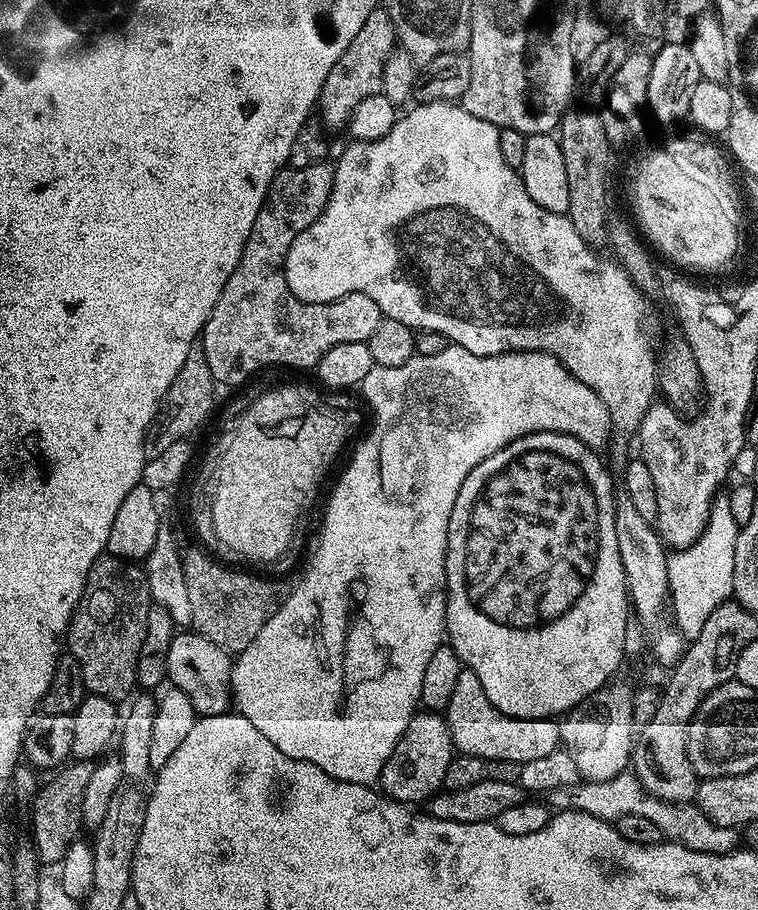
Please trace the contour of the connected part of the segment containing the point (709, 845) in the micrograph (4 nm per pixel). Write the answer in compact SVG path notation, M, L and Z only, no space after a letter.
M630 770L619 772L617 776L609 780L590 780L581 783L573 792L566 788L559 788L547 793L546 800L553 809L568 810L573 808L575 811L585 812L609 822L614 822L626 814L642 814L642 818L650 818L650 822L654 822L654 826L658 826L661 837L667 843L681 844L702 854L727 856L729 852L737 851L742 844L737 829L712 824L695 803L671 804L649 796Z

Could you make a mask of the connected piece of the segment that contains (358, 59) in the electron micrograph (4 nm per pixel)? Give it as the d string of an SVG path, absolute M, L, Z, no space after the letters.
M378 6L372 11L370 18L366 18L366 22L362 22L358 34L354 34L354 42L350 42L350 46L346 46L346 54L336 58L334 70L330 70L330 74L326 74L326 82L322 86L318 101L318 119L325 129L347 129L348 120L354 114L354 110L358 110L358 102L380 92L384 64L390 58L390 54L397 51L397 48L398 41L394 22L390 18L390 14L385 12L383 7Z

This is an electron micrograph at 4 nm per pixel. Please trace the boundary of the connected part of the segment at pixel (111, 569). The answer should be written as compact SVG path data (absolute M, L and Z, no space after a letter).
M111 554L100 556L92 563L92 569L88 571L88 580L84 584L84 593L80 596L80 603L72 614L72 621L68 623L66 633L67 651L78 662L85 689L91 695L117 702L127 701L133 695L132 688L137 687L136 667L140 661L142 638L146 638L146 618L153 603L143 567Z

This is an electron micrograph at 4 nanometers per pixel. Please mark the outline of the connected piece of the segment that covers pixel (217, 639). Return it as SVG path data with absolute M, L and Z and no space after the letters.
M192 548L183 553L186 574L186 594L190 594L191 627L229 654L238 654L258 638L258 630L266 626L269 618L282 603L282 591L272 580L251 576L248 572L235 572L235 567L207 556Z

